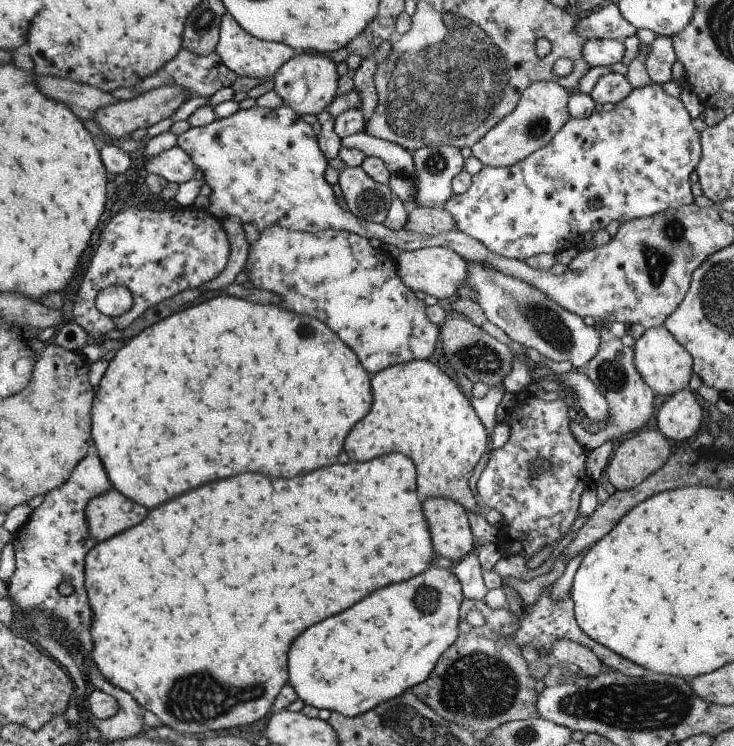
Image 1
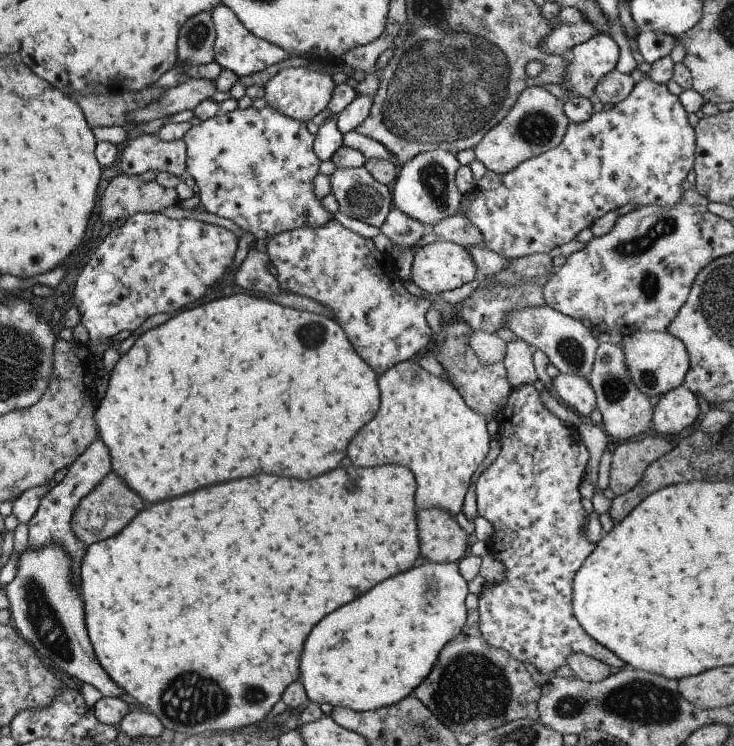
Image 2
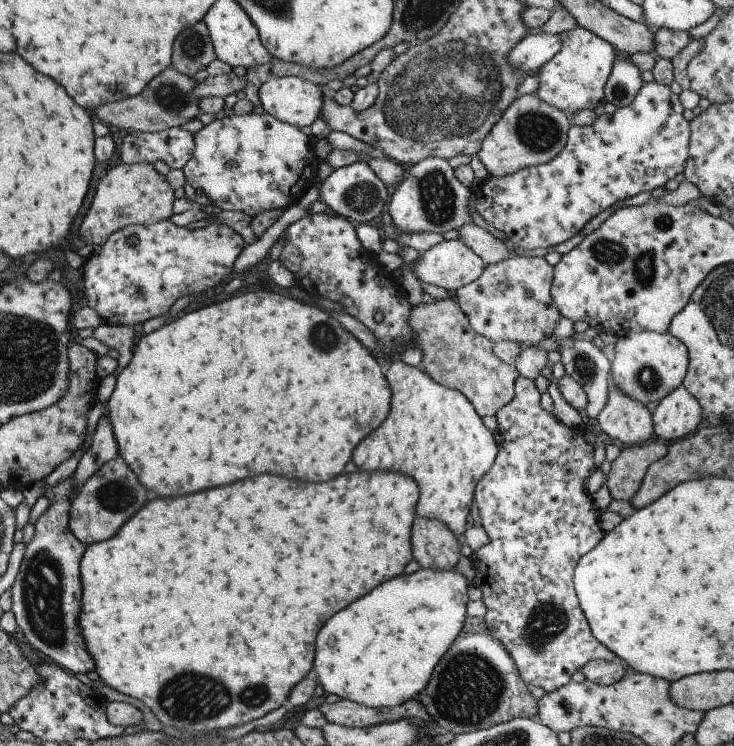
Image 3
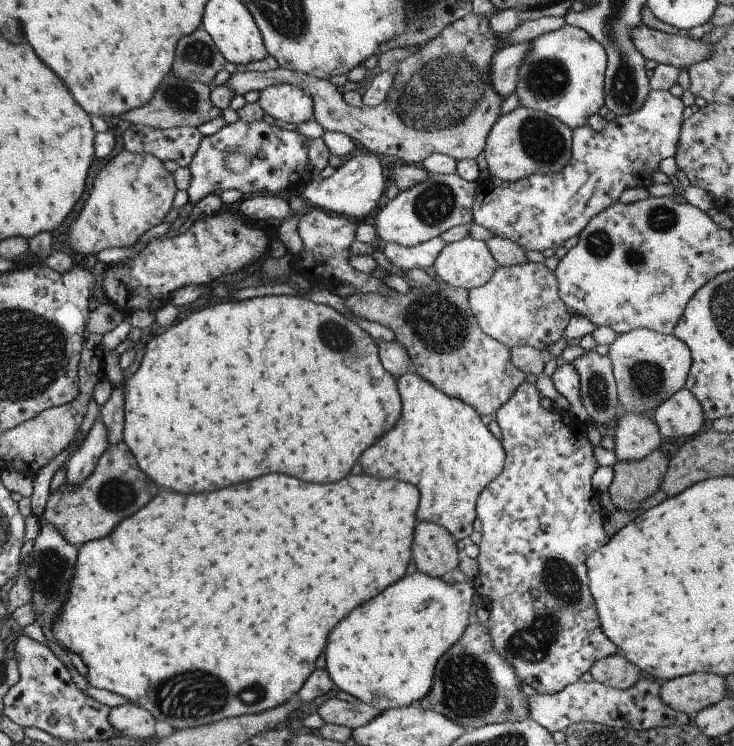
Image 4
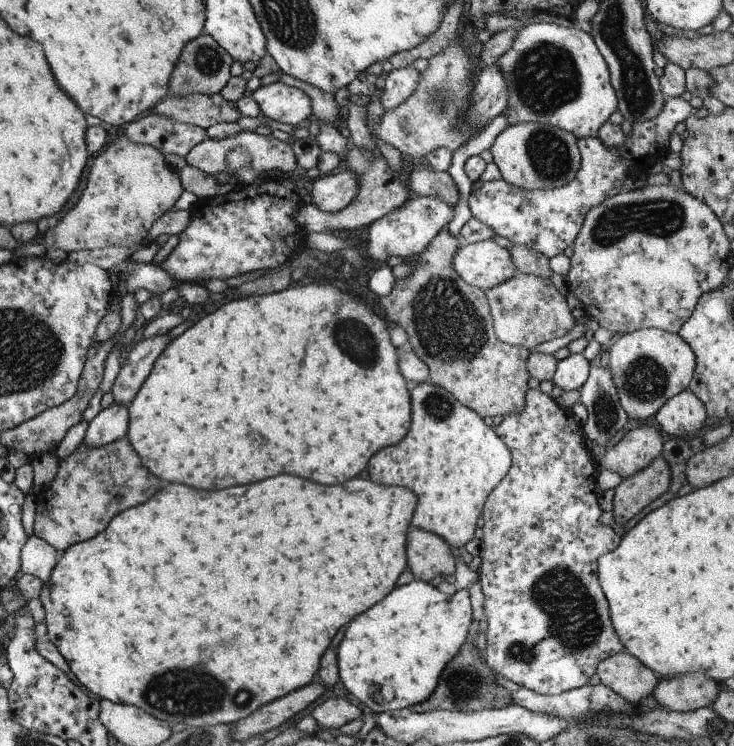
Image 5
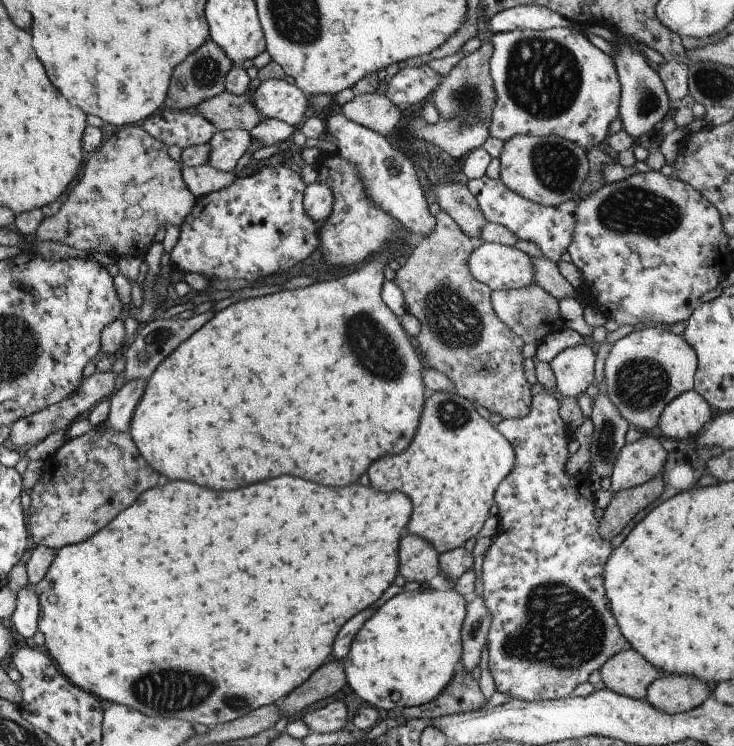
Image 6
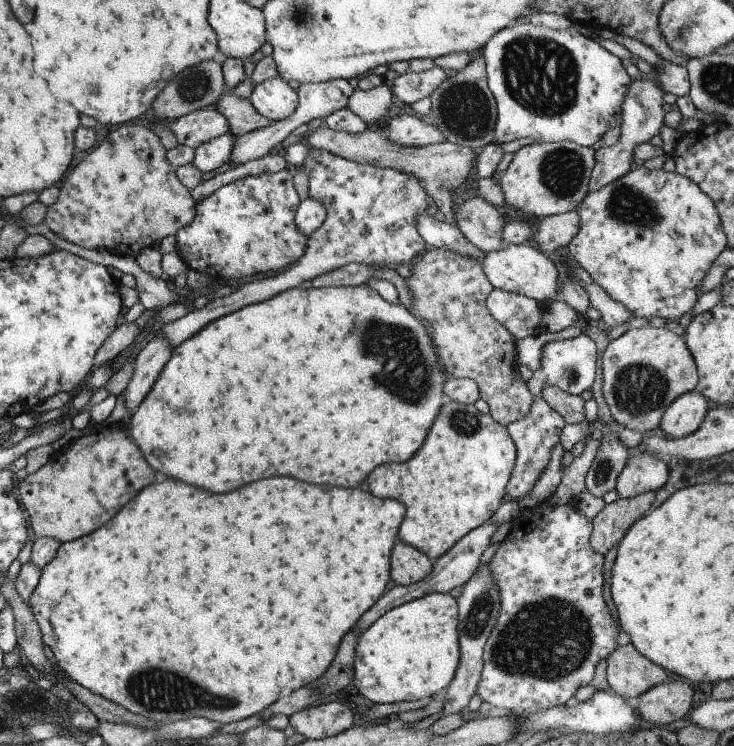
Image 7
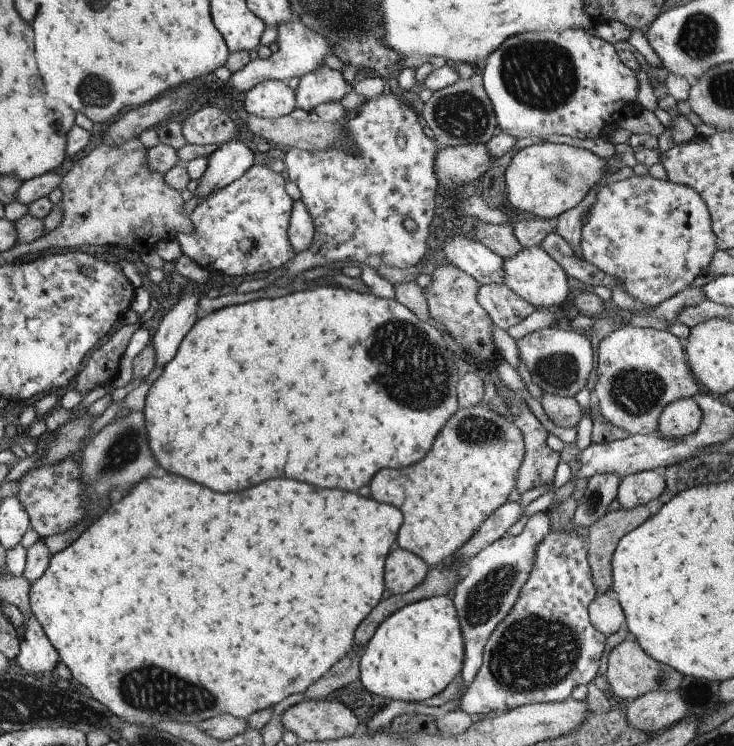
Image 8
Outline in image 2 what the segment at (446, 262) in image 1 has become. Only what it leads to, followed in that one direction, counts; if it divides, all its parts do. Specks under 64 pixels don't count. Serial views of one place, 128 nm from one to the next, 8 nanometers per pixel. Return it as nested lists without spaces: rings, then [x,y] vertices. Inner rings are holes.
[[[438,240],[427,246],[420,247],[412,254],[410,280],[427,294],[449,292],[475,278],[476,269],[472,259],[463,247],[444,240]]]

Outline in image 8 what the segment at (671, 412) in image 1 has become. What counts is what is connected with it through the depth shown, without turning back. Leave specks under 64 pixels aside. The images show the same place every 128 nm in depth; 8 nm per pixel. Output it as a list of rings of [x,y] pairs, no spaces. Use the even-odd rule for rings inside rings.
[[[691,397],[670,402],[659,414],[656,423],[660,436],[675,440],[693,434],[701,422],[701,411]]]

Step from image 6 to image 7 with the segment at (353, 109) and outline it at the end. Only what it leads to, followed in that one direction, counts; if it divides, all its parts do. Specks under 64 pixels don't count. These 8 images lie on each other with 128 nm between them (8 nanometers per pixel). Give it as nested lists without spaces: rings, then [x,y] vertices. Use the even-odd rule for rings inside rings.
[[[384,84],[366,91],[354,89],[346,107],[365,124],[379,124],[388,118],[391,93]]]

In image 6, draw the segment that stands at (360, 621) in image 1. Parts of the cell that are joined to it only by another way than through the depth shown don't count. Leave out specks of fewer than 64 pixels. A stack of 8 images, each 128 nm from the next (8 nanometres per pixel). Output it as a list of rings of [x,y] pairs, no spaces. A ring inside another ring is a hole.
[[[451,589],[430,592],[403,590],[389,598],[369,620],[363,622],[343,658],[347,685],[361,700],[379,710],[419,707],[437,698],[459,667],[460,628],[465,618],[465,602],[466,598]]]

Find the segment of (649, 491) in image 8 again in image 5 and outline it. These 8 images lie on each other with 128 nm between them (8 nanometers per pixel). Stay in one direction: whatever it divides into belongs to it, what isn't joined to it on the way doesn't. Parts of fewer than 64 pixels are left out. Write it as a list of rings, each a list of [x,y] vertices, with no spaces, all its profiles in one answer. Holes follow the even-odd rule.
[[[641,422],[641,426],[637,428],[631,428],[629,431],[625,431],[625,435],[617,444],[609,447],[605,451],[605,455],[595,460],[598,471],[603,469],[611,470],[615,472],[621,479],[629,477],[639,470],[642,470],[645,466],[648,466],[656,457],[662,452],[664,444],[664,435],[659,432],[652,422]]]

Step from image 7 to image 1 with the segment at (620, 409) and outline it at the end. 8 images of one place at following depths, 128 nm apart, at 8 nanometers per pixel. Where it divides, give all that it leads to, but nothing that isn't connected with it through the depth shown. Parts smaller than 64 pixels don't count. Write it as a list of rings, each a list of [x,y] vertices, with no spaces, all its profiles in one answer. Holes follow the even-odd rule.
[[[663,324],[657,328],[645,329],[645,332],[635,340],[633,346],[633,366],[641,376],[645,386],[649,386],[654,394],[671,396],[683,388],[688,388],[692,376],[692,359],[690,355],[675,341]]]

